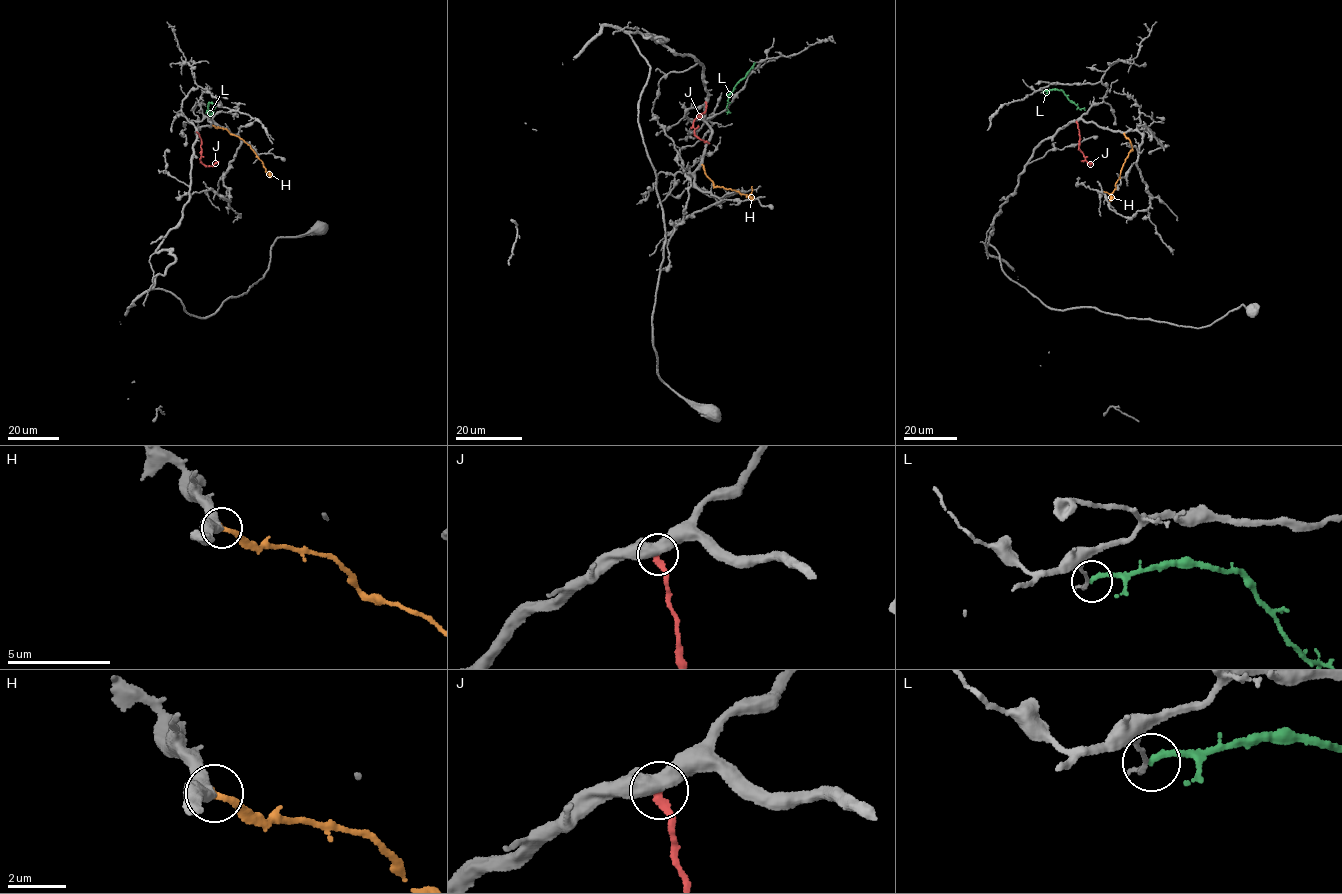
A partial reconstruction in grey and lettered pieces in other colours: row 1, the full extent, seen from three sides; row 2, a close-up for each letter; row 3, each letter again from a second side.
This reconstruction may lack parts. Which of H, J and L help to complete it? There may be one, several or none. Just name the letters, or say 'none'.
none

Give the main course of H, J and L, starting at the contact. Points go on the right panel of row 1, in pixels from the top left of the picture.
H: (1124, 133), (1132, 148), (1116, 189), (1110, 195), (1111, 201)
J: (1076, 121), (1079, 150), (1090, 165), (1092, 163)
L: (1043, 92), (1058, 89), (1080, 110), (1084, 107)

